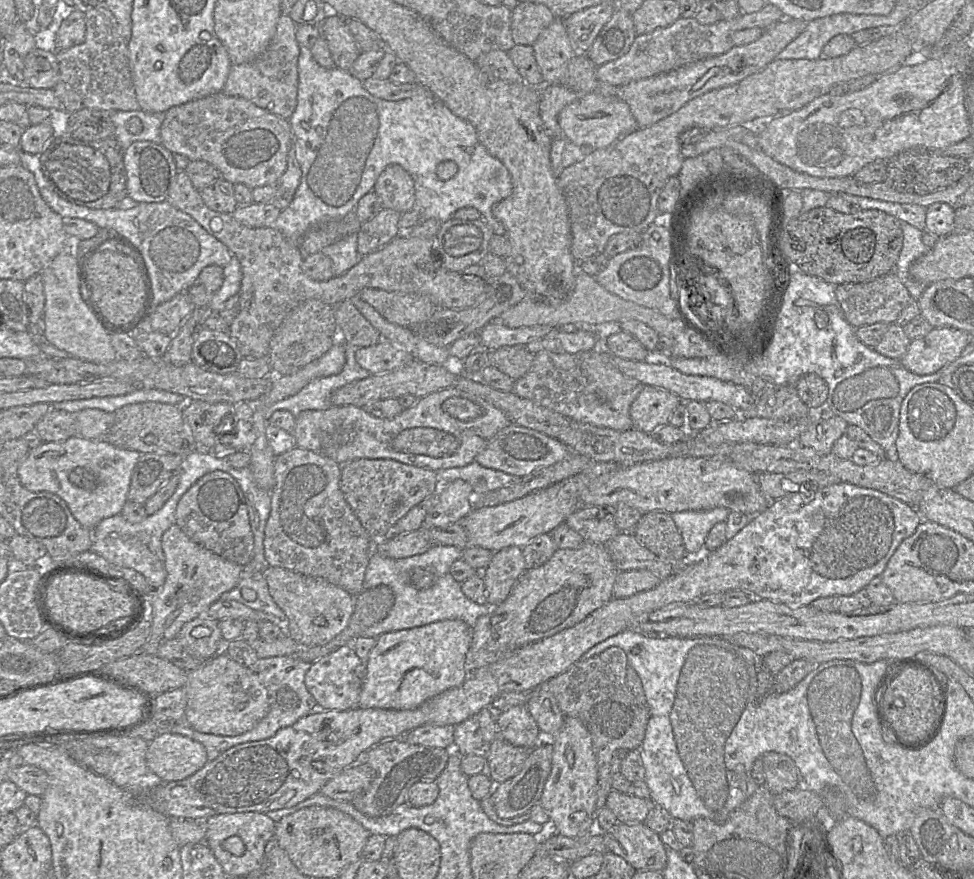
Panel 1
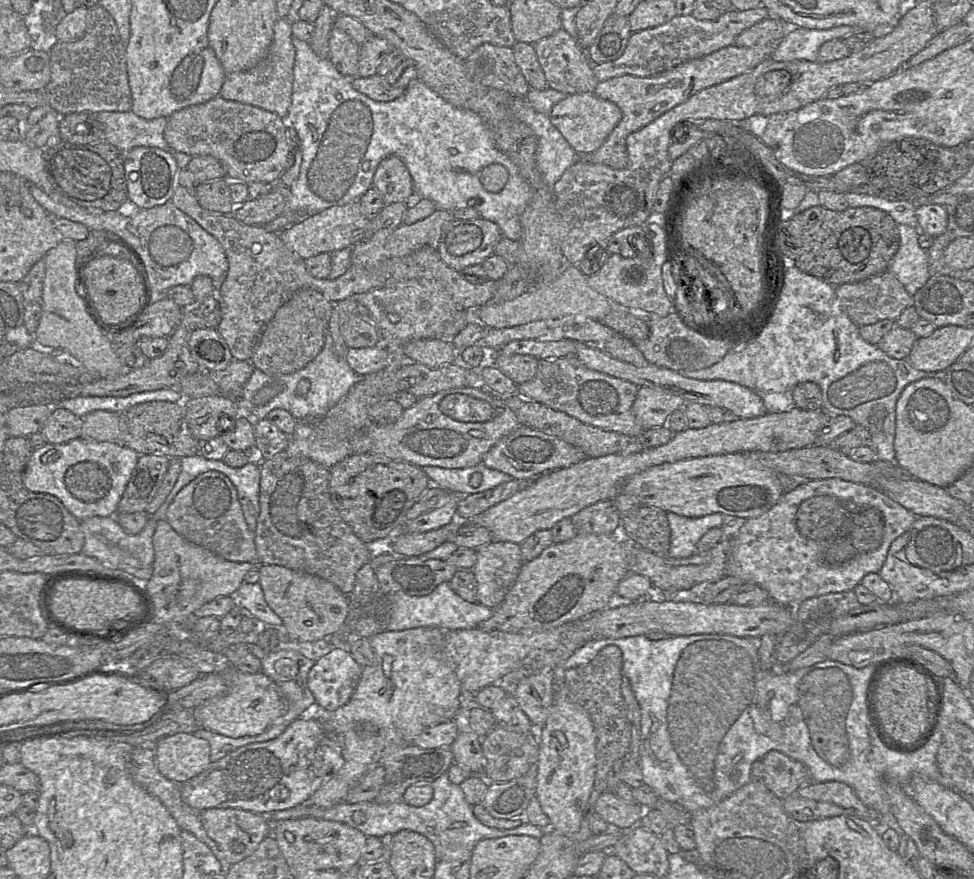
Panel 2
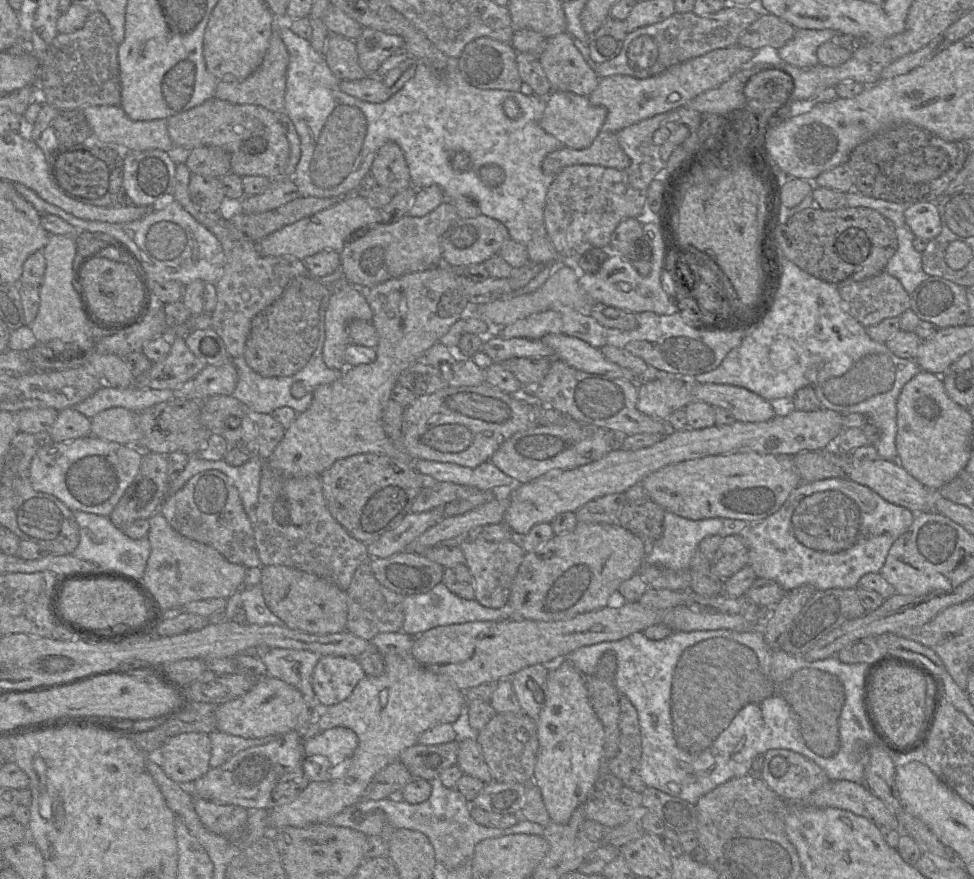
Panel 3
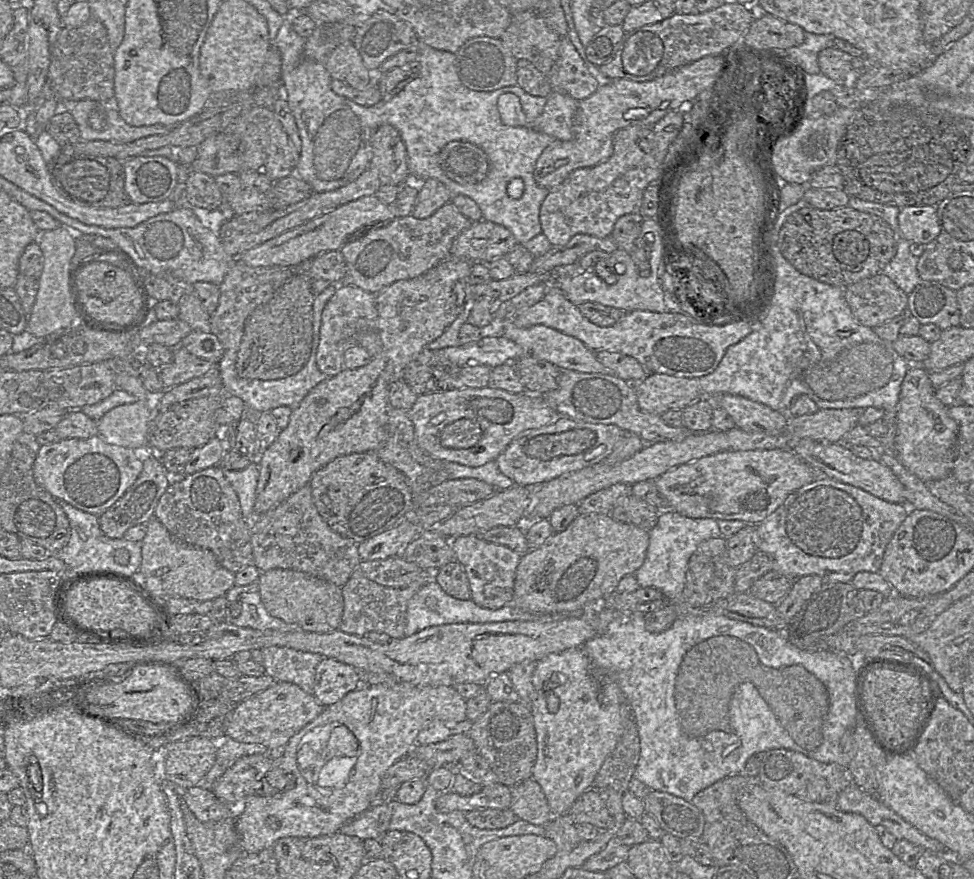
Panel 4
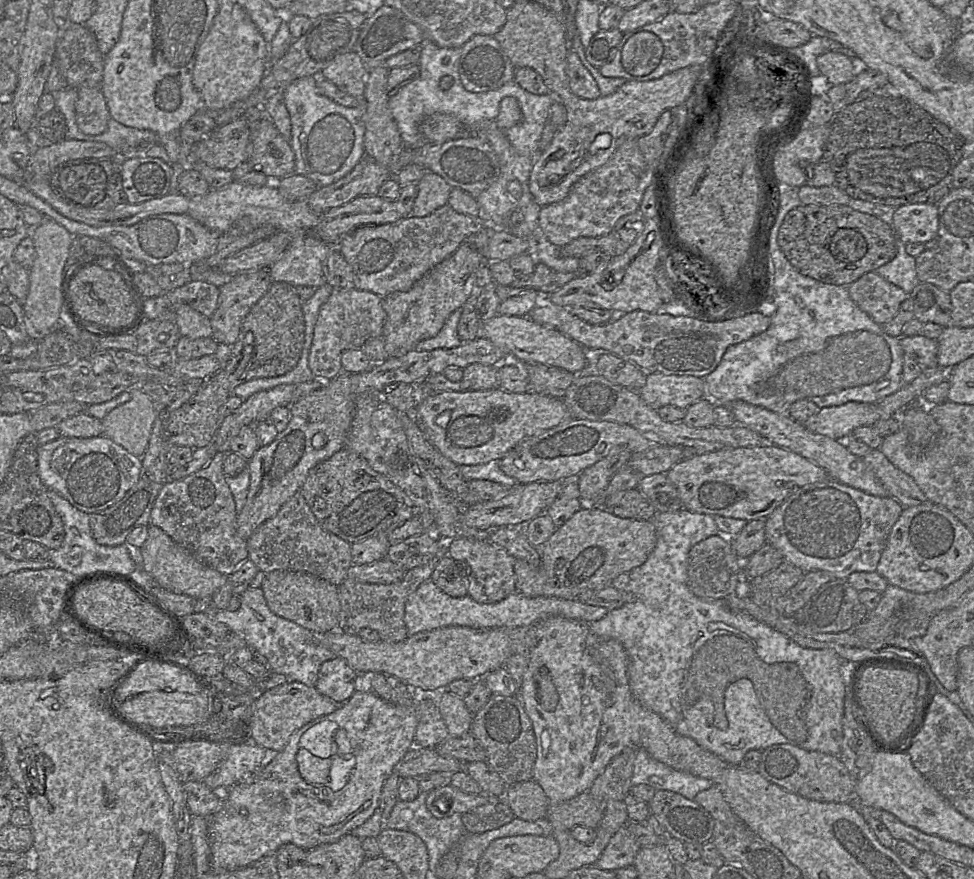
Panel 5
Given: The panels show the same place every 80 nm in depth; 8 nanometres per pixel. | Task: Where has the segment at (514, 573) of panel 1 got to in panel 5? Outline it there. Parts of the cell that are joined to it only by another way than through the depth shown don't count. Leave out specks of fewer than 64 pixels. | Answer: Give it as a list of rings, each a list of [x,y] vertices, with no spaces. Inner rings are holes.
[[[465,537],[450,539],[446,544],[449,555],[459,568],[459,574],[465,578],[467,591],[472,599],[480,603],[499,602],[516,591],[514,565],[516,558],[504,548],[489,541],[475,540]]]

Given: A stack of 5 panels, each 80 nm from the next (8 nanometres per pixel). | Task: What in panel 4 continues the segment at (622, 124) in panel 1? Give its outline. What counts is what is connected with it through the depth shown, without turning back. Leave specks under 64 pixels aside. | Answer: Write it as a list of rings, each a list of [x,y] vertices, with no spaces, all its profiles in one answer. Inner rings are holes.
[[[553,90],[551,94],[547,97],[547,102],[542,114],[535,121],[531,122],[530,126],[517,126],[517,127],[532,127],[533,129],[546,133],[547,135],[550,135],[555,139],[563,141],[571,140],[573,138],[573,117],[576,113],[577,106],[578,106],[577,100],[567,95],[566,93]]]

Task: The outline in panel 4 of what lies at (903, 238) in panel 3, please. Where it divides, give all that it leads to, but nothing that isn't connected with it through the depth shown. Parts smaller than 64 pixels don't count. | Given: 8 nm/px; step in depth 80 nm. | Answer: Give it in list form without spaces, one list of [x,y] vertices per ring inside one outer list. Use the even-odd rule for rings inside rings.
[[[898,236],[897,252],[881,272],[888,276],[907,295],[917,285],[924,282],[917,271],[919,257],[910,252],[910,244],[909,241]]]

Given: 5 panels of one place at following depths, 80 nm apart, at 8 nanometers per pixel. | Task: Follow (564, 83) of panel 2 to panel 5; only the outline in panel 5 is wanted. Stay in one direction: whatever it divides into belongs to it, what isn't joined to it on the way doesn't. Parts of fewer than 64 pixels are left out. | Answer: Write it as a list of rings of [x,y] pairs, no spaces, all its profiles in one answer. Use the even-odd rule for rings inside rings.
[[[570,51],[567,55],[567,75],[572,92],[583,99],[597,99],[601,96],[594,77],[583,65],[578,54]]]

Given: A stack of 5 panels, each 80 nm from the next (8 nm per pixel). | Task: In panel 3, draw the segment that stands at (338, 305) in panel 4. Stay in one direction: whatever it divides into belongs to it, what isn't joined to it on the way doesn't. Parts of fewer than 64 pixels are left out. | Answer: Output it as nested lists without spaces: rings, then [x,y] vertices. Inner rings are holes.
[[[344,283],[332,290],[325,314],[323,360],[328,368],[346,368],[345,351],[351,343],[347,327],[354,319],[372,322],[373,313],[366,300],[365,291]]]

